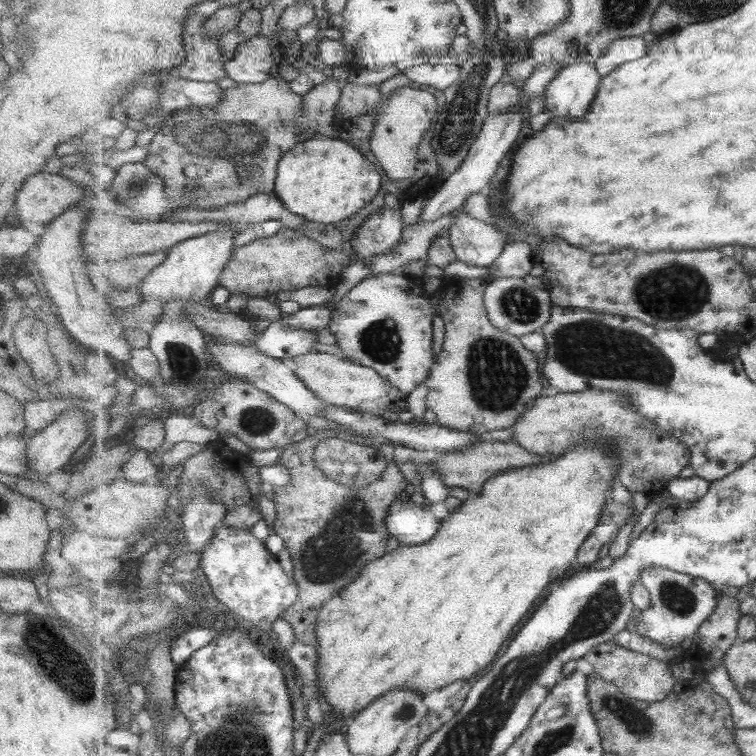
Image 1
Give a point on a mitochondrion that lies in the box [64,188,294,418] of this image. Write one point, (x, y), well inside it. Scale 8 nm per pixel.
(182, 364)

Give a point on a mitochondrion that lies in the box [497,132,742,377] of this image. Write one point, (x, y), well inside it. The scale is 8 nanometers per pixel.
(675, 292)

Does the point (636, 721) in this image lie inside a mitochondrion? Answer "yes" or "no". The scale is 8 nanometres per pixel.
yes

